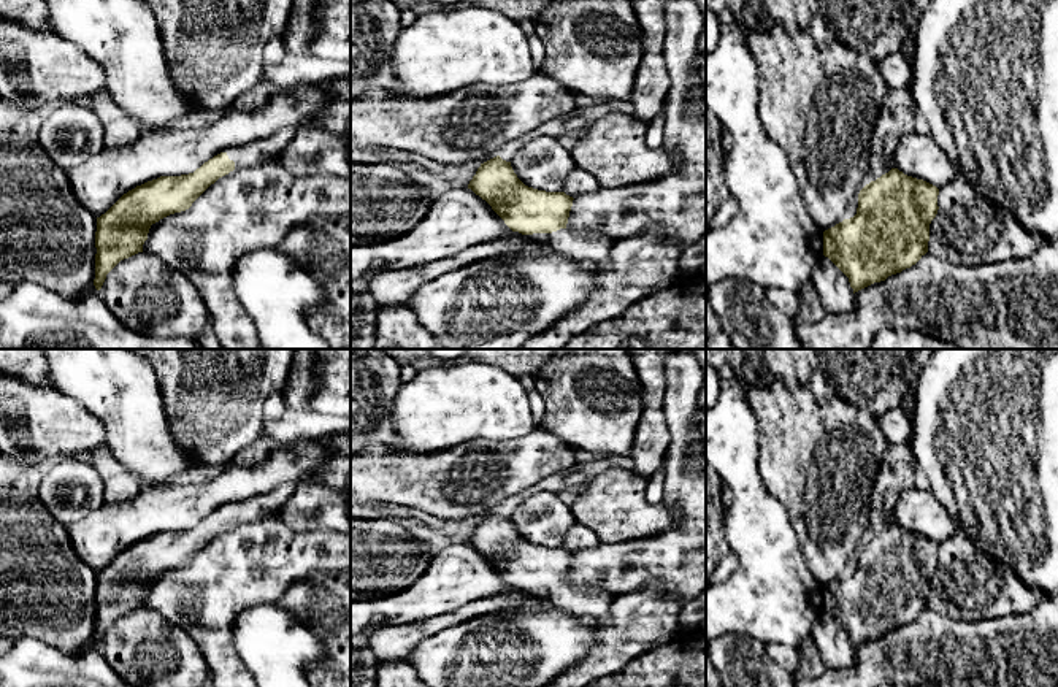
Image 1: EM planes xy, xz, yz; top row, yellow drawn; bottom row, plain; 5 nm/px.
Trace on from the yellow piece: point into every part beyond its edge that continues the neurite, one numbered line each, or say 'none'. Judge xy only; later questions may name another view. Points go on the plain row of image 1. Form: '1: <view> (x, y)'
1: xy (333, 470)

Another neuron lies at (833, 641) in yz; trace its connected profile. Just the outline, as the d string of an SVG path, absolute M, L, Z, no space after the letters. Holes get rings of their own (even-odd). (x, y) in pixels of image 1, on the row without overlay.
M825 611L812 627L812 639L826 665L826 671L847 668L855 660L849 633Z

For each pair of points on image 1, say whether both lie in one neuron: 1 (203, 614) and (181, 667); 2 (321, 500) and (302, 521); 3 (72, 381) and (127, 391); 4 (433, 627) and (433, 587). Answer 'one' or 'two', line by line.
1: two
2: one
3: one
4: two

